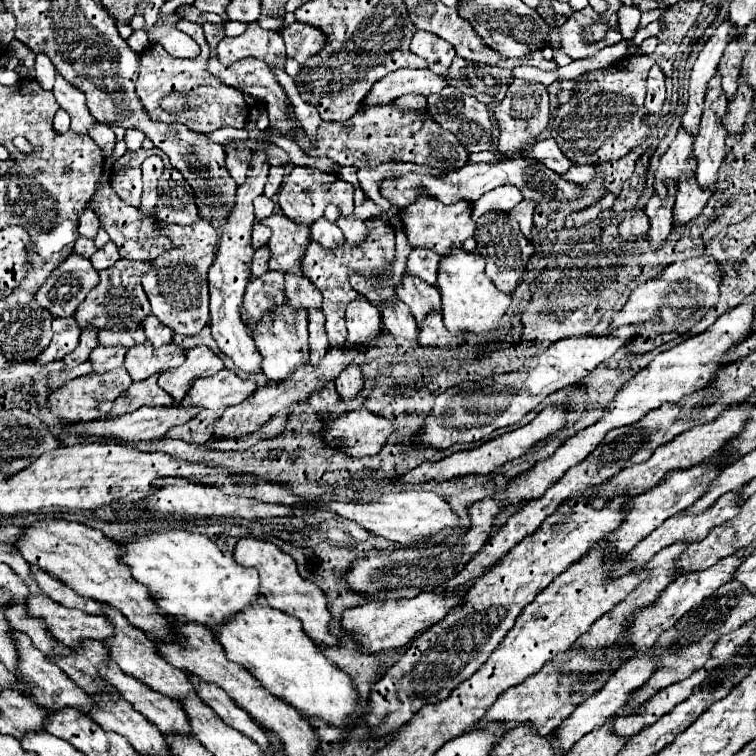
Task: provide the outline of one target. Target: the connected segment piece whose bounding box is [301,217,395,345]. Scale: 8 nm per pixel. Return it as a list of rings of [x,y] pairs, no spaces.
[[[379,217],[367,219],[367,239],[363,239],[363,243],[359,243],[359,247],[351,247],[349,243],[343,243],[343,247],[335,247],[335,251],[327,251],[325,247],[319,247],[319,243],[311,243],[307,253],[305,253],[305,261],[303,261],[303,273],[311,279],[311,283],[317,285],[317,289],[323,295],[323,313],[327,317],[327,335],[329,335],[329,343],[331,345],[341,345],[347,341],[347,329],[345,329],[345,307],[357,297],[357,291],[353,291],[349,287],[349,269],[355,271],[371,271],[377,267],[391,267],[391,261],[395,257],[395,229],[383,221]]]

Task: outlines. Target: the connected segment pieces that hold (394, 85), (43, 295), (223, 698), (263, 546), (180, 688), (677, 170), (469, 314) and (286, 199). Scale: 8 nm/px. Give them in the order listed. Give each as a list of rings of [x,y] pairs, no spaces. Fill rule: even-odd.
[[[399,69],[373,85],[371,93],[367,95],[367,103],[389,105],[405,93],[421,93],[427,97],[431,93],[439,93],[443,87],[447,87],[447,79],[437,77],[427,69]]]
[[[71,255],[61,263],[37,293],[37,303],[51,311],[53,317],[73,315],[87,293],[99,283],[99,273],[91,261],[81,255]]]
[[[189,675],[189,679],[191,679],[197,695],[201,697],[201,701],[207,703],[215,711],[215,715],[219,715],[219,719],[223,719],[223,723],[227,723],[229,727],[241,731],[249,739],[253,739],[267,755],[273,755],[273,751],[267,743],[265,731],[249,717],[247,711],[237,707],[235,701],[231,701],[229,695],[221,691],[221,687],[215,687],[213,683],[205,683],[205,681],[197,679],[195,675]]]
[[[241,537],[233,549],[233,557],[243,567],[255,567],[259,571],[259,595],[265,597],[265,601],[287,613],[297,617],[303,623],[303,631],[317,643],[317,645],[337,645],[339,641],[329,633],[329,611],[327,611],[327,597],[325,593],[313,585],[311,581],[303,579],[297,573],[297,565],[291,555],[283,553],[277,545],[255,539],[255,537]]]
[[[105,607],[103,609],[103,615],[107,617],[107,621],[115,627],[115,635],[111,639],[107,639],[107,651],[109,651],[109,657],[121,667],[121,671],[125,675],[131,675],[135,679],[139,679],[141,683],[145,683],[147,687],[167,695],[167,697],[173,697],[173,699],[181,699],[185,695],[189,695],[191,691],[191,683],[187,679],[187,673],[181,671],[181,669],[175,669],[173,665],[169,665],[161,655],[157,655],[155,651],[155,643],[143,633],[139,631],[137,627],[131,627],[127,623],[127,619],[123,617],[121,611],[115,611],[111,607]]]
[[[679,129],[677,137],[669,145],[669,149],[661,155],[659,167],[655,171],[655,189],[657,189],[659,197],[667,195],[667,189],[663,187],[667,179],[677,181],[683,175],[693,175],[695,173],[693,141],[695,141],[695,135],[687,135],[687,131]]]
[[[449,251],[449,255],[441,257],[439,261],[439,275],[437,287],[441,291],[441,313],[443,323],[451,333],[487,333],[495,331],[505,315],[511,297],[499,291],[493,281],[485,275],[485,259],[473,251]]]
[[[293,167],[291,175],[287,177],[287,181],[281,185],[277,193],[277,203],[285,217],[293,219],[295,223],[311,225],[315,219],[323,215],[325,205],[329,203],[335,203],[343,211],[343,215],[351,215],[353,213],[353,185],[345,183],[335,173],[323,173],[311,167]]]

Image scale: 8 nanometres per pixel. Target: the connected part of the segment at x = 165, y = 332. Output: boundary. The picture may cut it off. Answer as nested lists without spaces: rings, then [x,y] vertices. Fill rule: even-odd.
[[[147,315],[143,321],[143,329],[147,333],[147,339],[153,345],[161,345],[161,343],[171,343],[173,341],[173,331],[169,327],[163,327],[163,323],[159,323],[159,319],[155,319],[155,315]]]

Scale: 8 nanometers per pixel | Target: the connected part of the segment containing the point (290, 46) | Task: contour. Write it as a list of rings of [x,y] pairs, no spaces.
[[[299,21],[285,27],[281,35],[287,47],[287,57],[297,59],[299,63],[305,63],[309,57],[317,55],[325,45],[325,35],[319,29]]]

